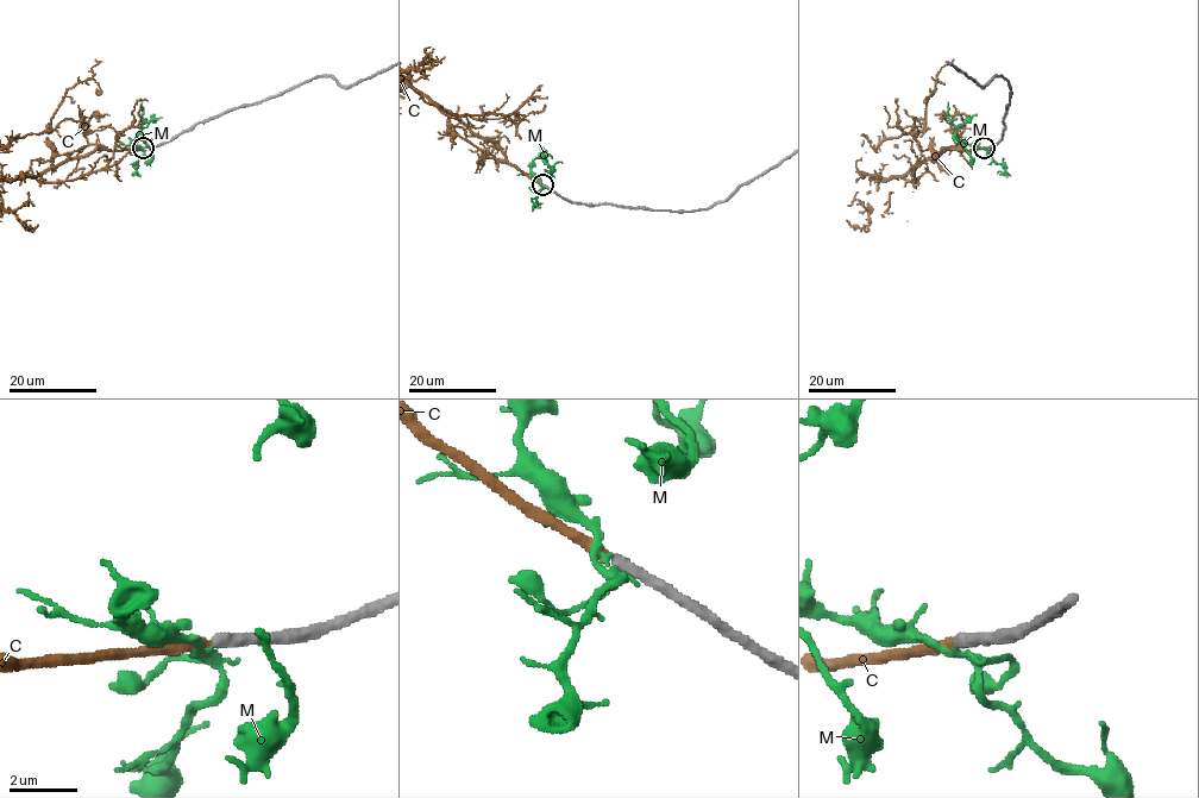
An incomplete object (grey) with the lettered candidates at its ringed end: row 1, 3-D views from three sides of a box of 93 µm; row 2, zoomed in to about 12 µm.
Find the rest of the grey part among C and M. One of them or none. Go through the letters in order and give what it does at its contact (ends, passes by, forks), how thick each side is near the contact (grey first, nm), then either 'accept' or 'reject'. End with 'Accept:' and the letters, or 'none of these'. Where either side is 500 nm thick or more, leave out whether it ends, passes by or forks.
C: it ends there; 360 nm thick on the grey side, 320 nm on the other; accept
M: it forks there; 400 nm thick on the grey side, 190 nm on the other; reject
Accept: C

